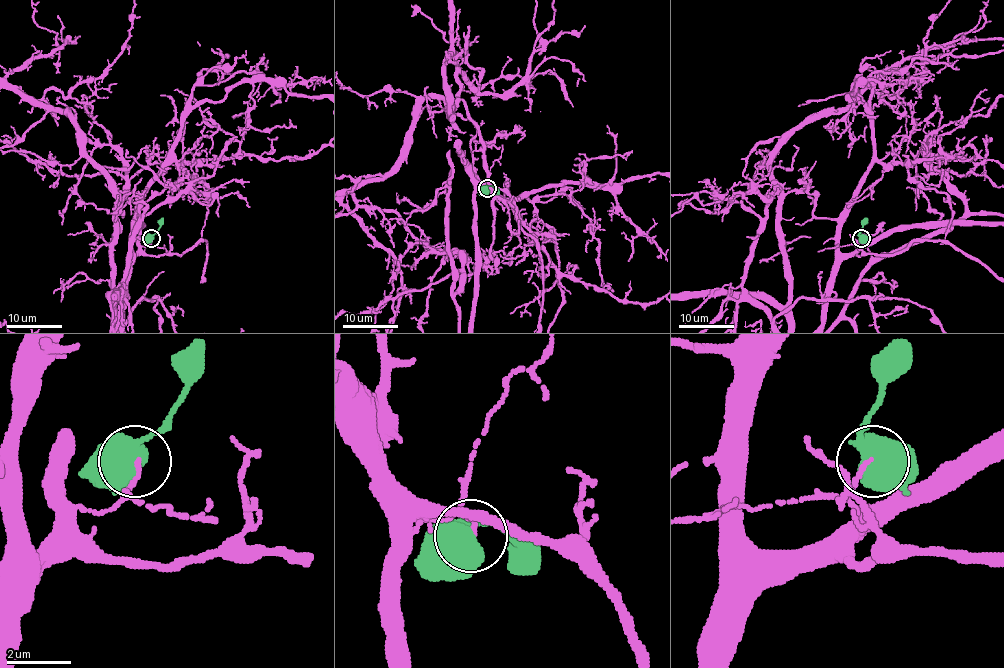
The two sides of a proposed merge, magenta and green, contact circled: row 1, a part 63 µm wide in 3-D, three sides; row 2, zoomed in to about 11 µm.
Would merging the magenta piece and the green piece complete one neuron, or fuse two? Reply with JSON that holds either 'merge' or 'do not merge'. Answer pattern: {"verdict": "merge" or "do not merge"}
{"verdict": "do not merge"}

